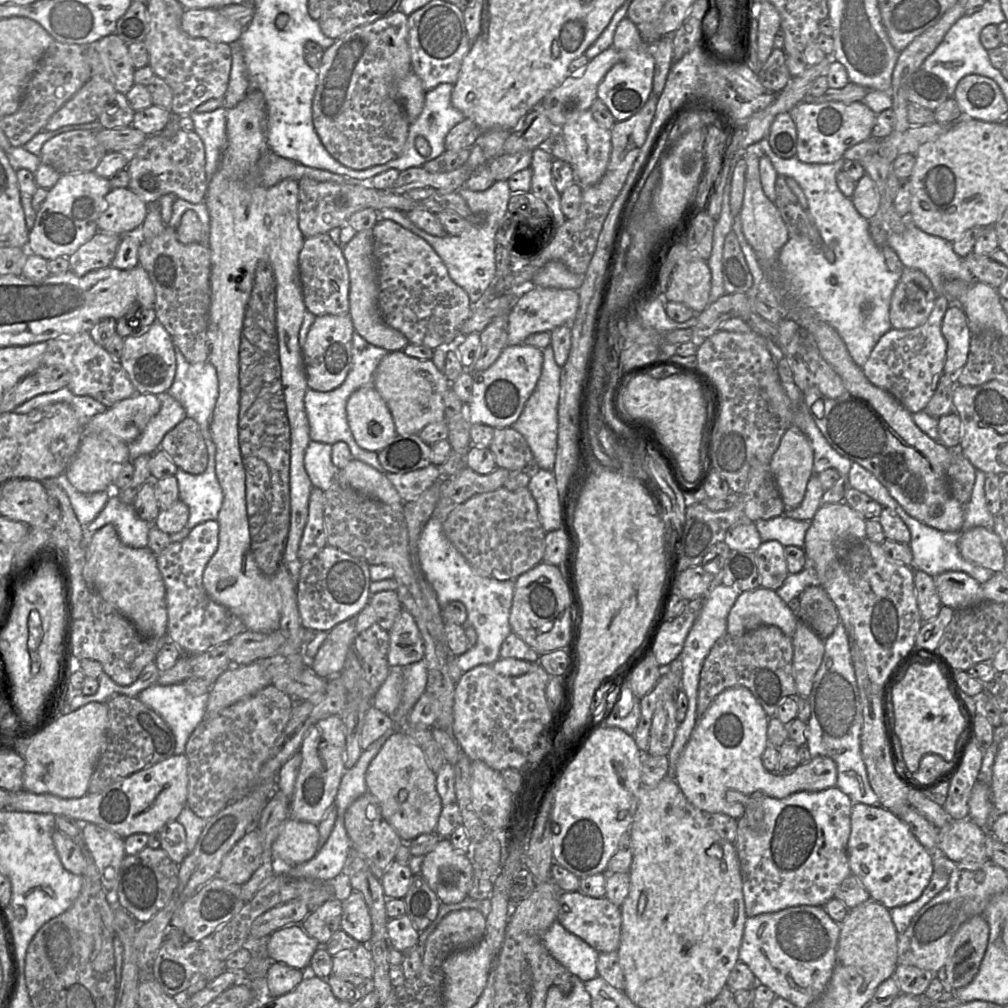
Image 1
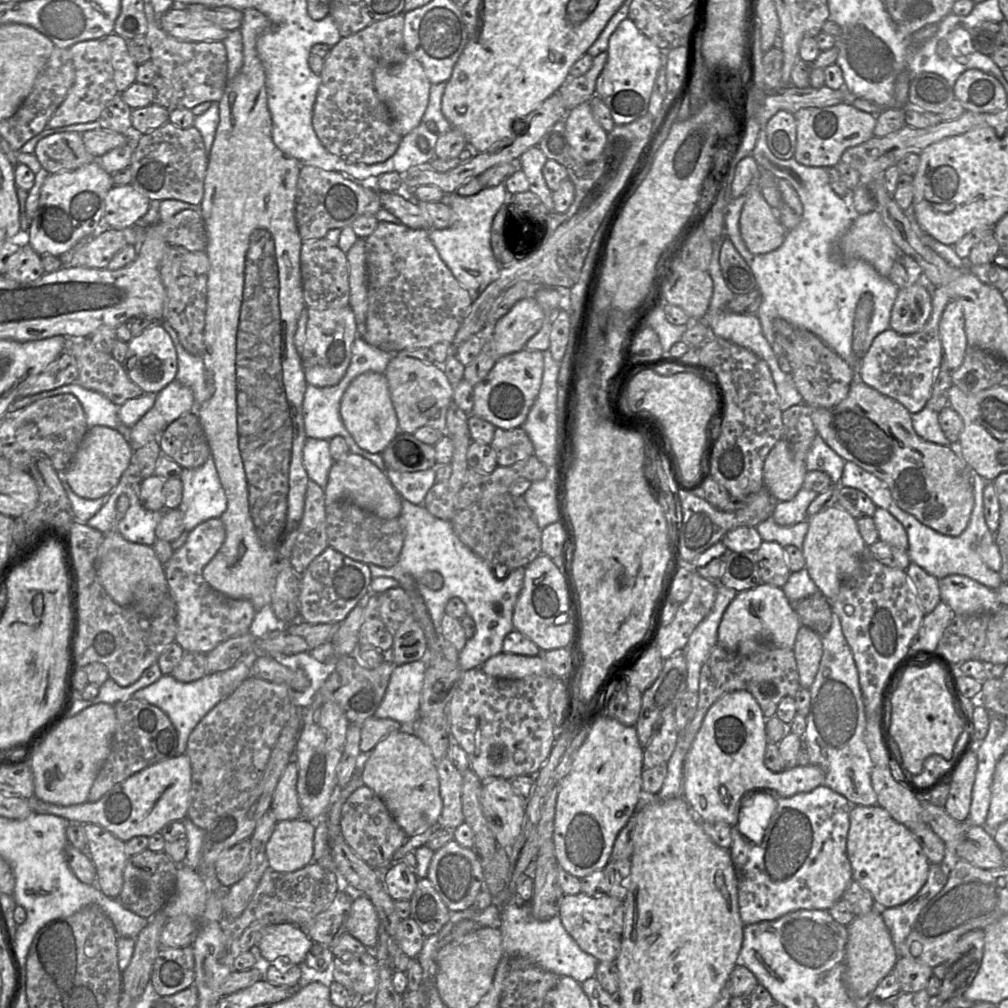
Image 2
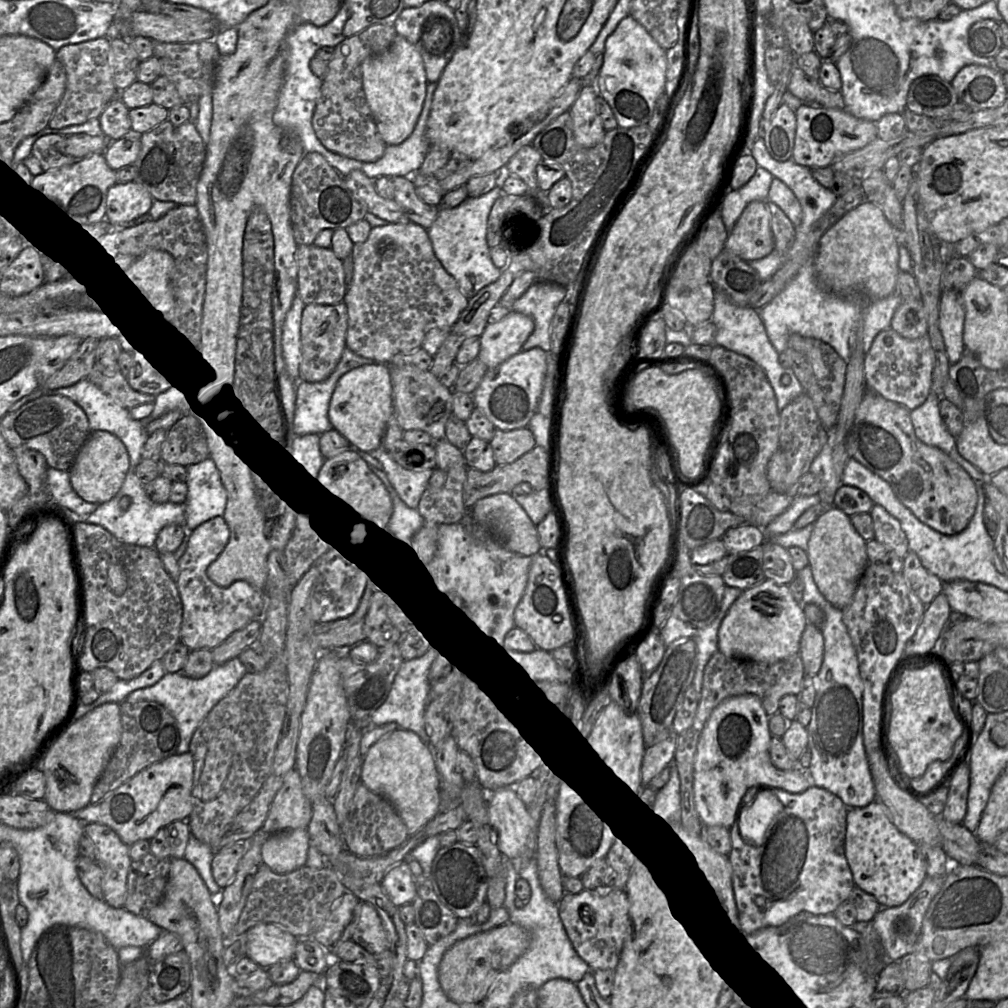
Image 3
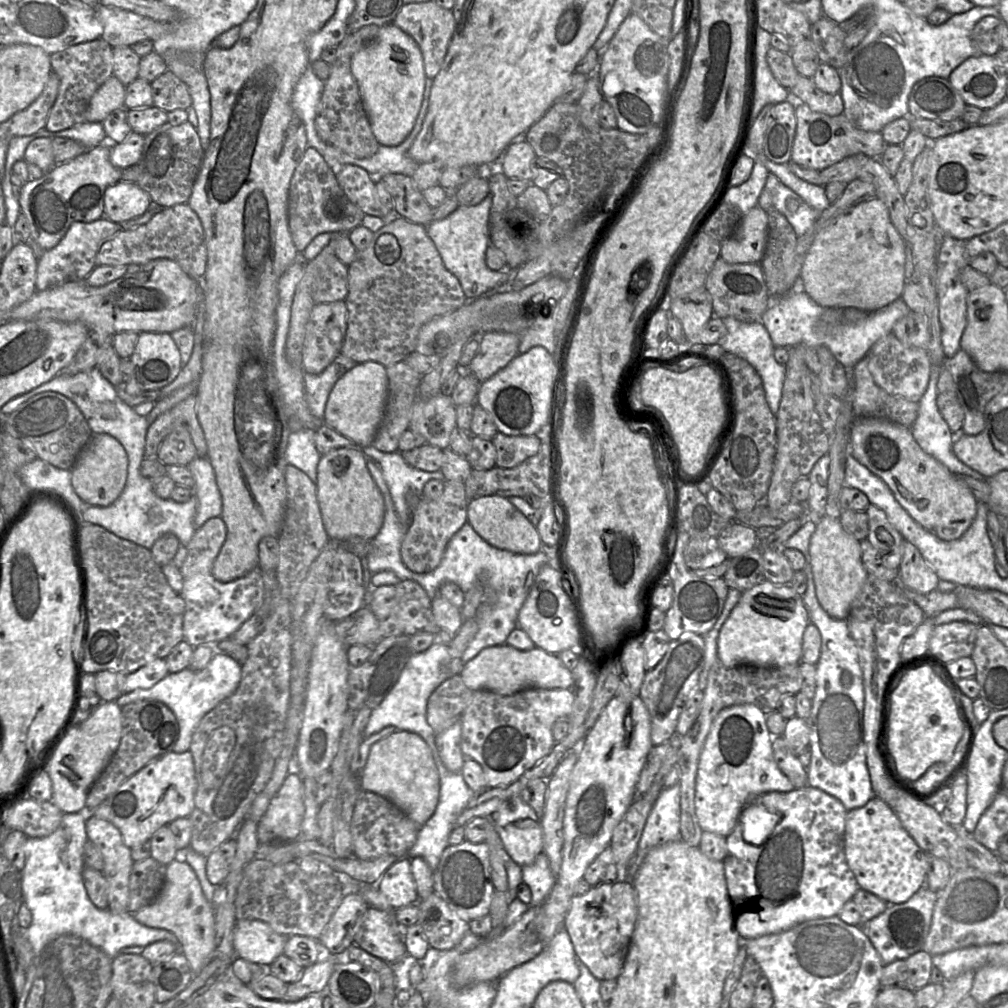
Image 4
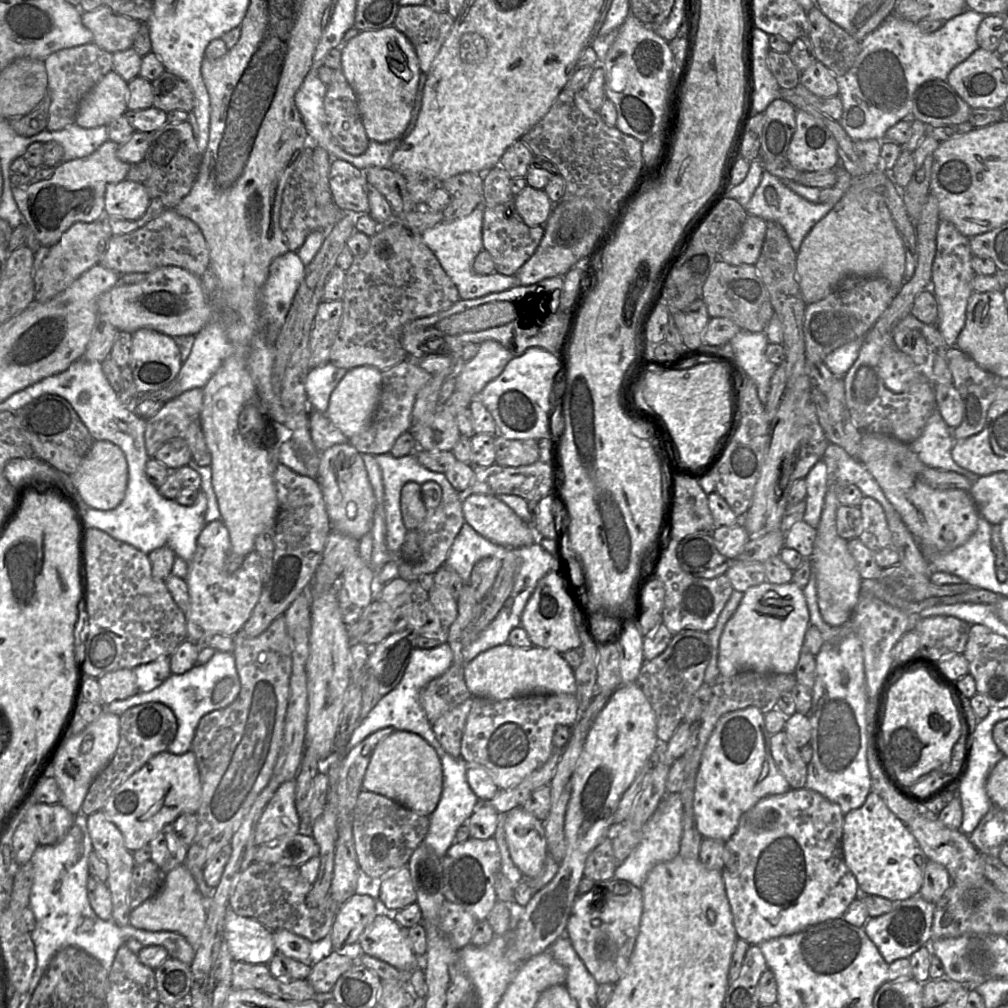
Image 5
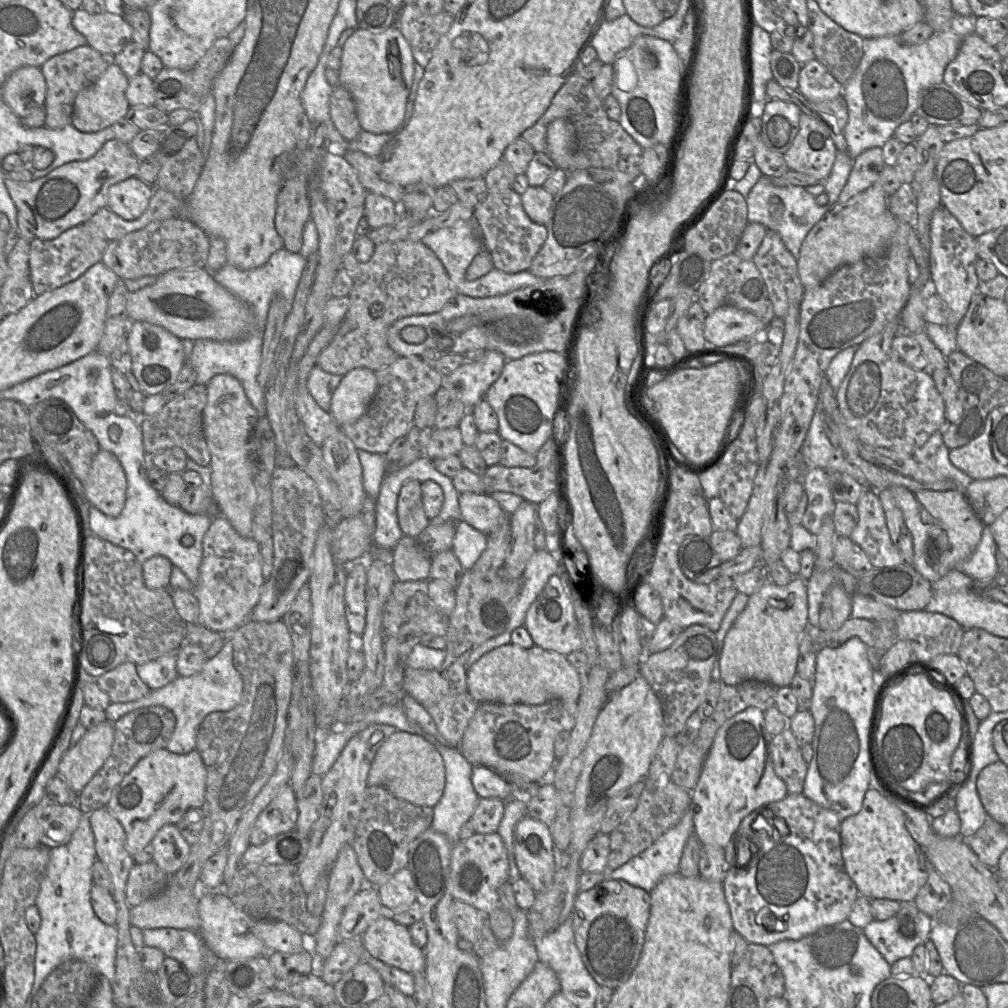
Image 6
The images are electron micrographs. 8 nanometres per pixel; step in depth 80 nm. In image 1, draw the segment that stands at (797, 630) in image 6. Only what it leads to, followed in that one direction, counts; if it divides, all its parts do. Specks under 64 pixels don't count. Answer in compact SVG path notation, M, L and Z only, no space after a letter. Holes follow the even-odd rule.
M759 587L742 592L727 617L727 634L742 636L761 626L778 627L792 638L798 617L774 590Z

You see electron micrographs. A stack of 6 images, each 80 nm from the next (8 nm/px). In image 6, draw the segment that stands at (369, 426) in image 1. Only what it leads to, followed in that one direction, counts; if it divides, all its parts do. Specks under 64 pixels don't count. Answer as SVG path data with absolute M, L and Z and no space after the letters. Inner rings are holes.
M357 368L343 376L335 390L330 415L342 427L358 420L366 411L377 389L375 372Z

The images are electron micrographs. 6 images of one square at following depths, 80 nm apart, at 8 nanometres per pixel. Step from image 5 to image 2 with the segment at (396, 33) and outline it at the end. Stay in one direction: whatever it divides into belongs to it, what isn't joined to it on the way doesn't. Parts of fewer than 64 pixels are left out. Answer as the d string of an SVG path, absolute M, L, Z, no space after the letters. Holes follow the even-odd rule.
M408 55L401 64L375 69L373 80L378 98L390 112L393 131L403 138L420 124L428 105L431 83L421 63Z

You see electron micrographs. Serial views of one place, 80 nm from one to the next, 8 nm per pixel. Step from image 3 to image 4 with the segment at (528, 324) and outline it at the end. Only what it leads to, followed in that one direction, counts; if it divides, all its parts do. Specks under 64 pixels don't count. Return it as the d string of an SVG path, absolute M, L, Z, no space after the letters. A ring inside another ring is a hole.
M486 332L480 336L480 347L466 370L480 382L491 378L516 357L519 337L508 332Z

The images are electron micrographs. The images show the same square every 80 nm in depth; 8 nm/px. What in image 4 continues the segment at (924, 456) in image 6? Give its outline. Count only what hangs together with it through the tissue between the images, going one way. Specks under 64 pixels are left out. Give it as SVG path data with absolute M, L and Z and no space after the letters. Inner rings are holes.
M931 365L927 389L919 401L917 418L911 427L913 438L921 449L957 475L968 475L983 481L986 478L961 462L953 452L954 434L937 406L939 373L943 366Z

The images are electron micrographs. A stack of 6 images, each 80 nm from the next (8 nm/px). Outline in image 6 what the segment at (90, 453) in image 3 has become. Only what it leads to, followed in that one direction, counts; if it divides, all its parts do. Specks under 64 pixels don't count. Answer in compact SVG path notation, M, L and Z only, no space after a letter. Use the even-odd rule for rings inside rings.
M100 449L94 457L88 476L81 481L89 503L109 517L118 517L126 502L127 478L117 457Z

